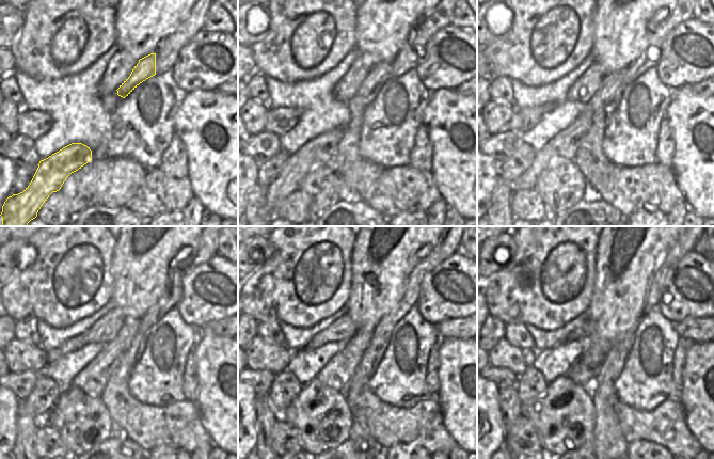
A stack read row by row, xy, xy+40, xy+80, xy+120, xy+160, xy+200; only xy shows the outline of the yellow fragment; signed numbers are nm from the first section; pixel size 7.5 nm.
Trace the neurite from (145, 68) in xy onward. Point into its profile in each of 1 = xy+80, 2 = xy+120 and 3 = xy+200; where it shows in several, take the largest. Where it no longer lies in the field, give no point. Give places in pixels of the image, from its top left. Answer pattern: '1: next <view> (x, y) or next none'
1: next xy+80 (565, 144)
2: next xy+120 (92, 379)
3: next xy+200 (586, 366)

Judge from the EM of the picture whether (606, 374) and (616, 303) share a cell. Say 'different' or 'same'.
different

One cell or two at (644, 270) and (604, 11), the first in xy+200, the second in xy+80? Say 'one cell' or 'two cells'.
one cell

